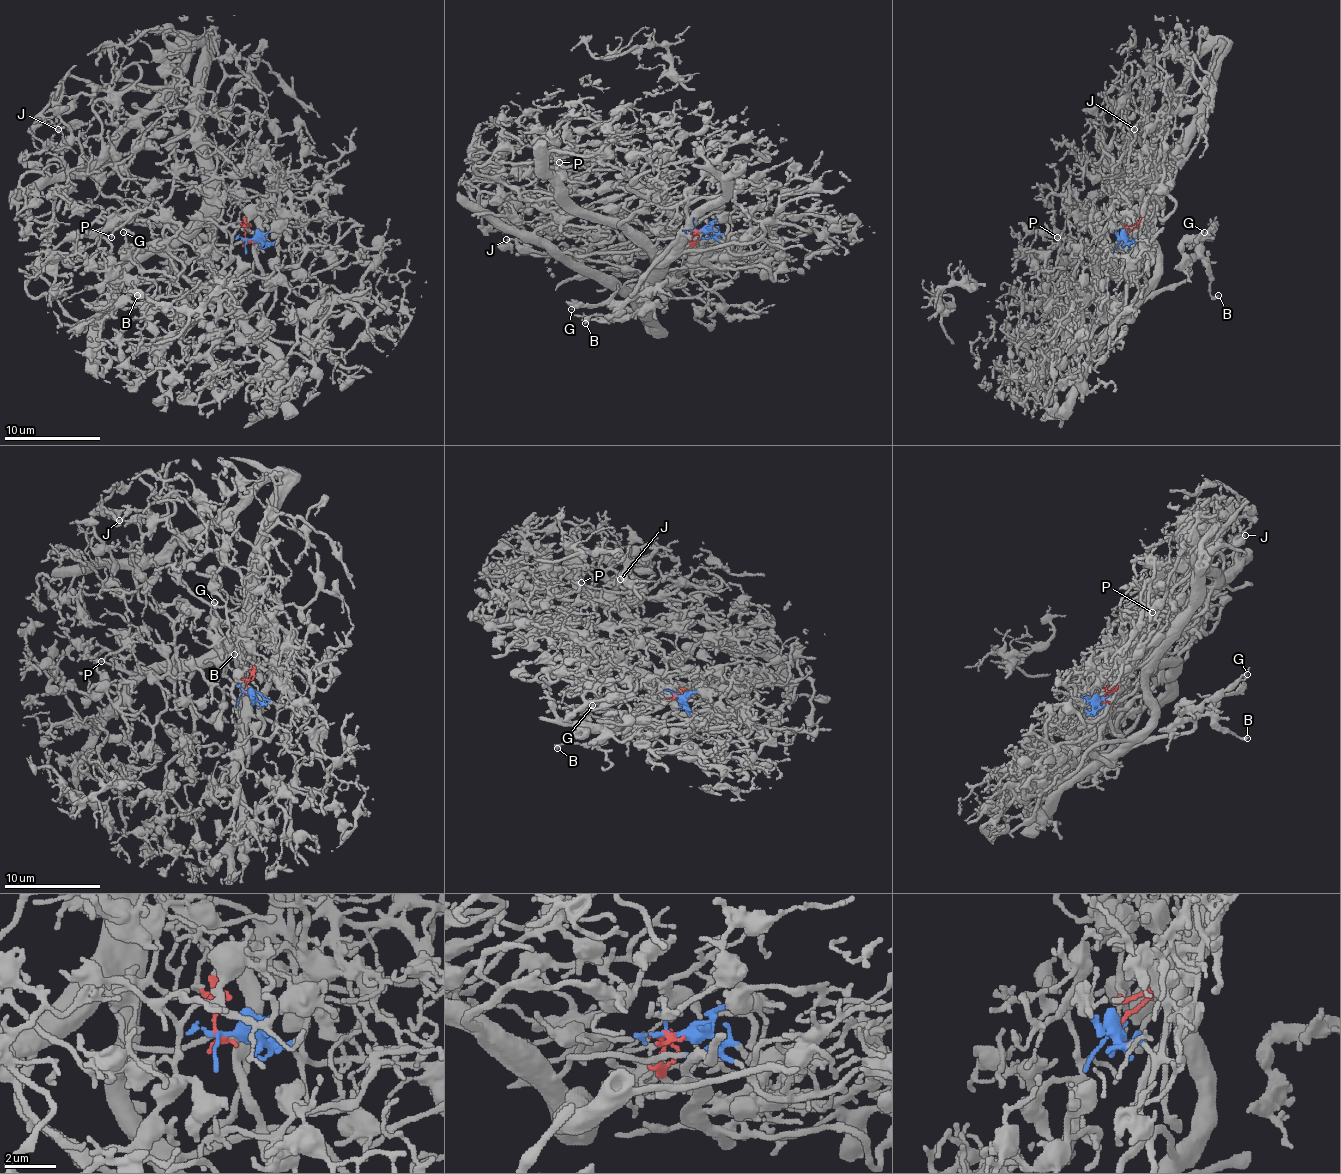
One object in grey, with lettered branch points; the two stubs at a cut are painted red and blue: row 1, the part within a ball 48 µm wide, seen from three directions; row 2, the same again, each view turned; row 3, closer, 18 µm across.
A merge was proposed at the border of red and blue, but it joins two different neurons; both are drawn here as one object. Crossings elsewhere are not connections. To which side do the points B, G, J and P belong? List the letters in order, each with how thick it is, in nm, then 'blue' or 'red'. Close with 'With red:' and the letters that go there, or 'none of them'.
B: 200 nm thick; red
G: 90 nm thick; red
J: 160 nm thick; blue
P: 120 nm thick; blue
With red: B, G

